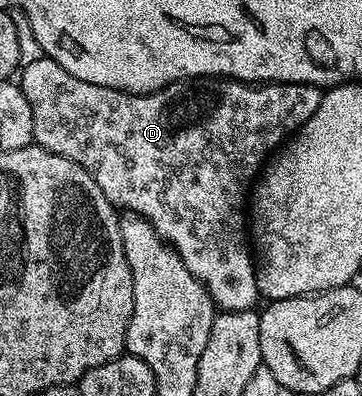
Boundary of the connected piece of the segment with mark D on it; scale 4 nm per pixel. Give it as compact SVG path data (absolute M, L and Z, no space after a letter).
M45 57L26 63L21 68L20 86L32 109L34 143L37 146L48 149L60 157L68 157L68 161L76 161L76 165L84 168L96 181L96 185L100 185L104 197L108 197L108 201L114 204L115 208L147 219L152 229L156 229L158 236L178 252L180 261L184 261L184 265L188 265L193 275L206 286L206 292L212 297L214 306L219 312L255 310L254 302L259 302L260 296L256 285L252 247L248 242L248 200L251 198L256 176L261 172L268 156L277 152L283 146L284 141L297 133L308 121L308 117L312 117L312 113L316 113L316 105L320 105L324 94L323 88L307 83L259 83L255 85L242 83L239 79L203 77L188 79L180 83L168 83L163 90L153 91L150 95L131 95L129 91L117 91L104 85L88 85L88 81L80 81L80 77L72 77L68 69L64 69L56 61Z

